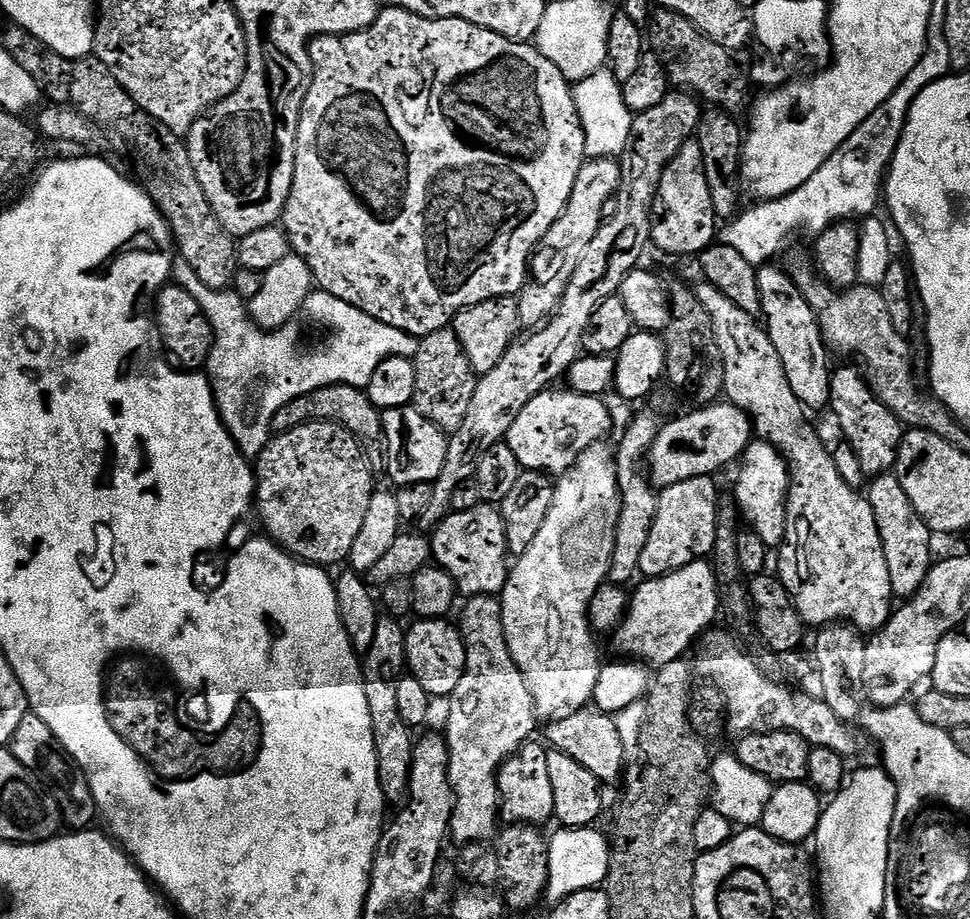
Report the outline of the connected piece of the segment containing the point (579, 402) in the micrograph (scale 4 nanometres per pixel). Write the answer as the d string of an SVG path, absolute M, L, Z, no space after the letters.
M547 390L532 397L515 418L506 437L514 458L518 458L521 469L529 472L563 474L569 472L578 458L595 444L605 439L612 416L599 396L587 396L581 392Z

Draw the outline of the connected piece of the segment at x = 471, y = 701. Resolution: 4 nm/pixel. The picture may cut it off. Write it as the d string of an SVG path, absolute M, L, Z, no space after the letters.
M489 594L487 596L474 596L467 601L468 605L464 608L464 613L458 619L458 627L461 636L464 637L464 647L468 649L468 658L466 666L464 667L464 677L462 682L458 682L456 691L450 697L452 709L448 712L448 732L446 731L446 739L448 741L448 779L452 781L452 791L456 793L456 809L452 812L452 826L450 829L453 837L457 836L460 842L469 841L487 841L489 838L495 837L498 832L498 823L501 819L500 806L502 803L502 784L498 777L501 775L504 763L510 759L512 755L520 748L522 744L527 744L533 739L532 731L538 725L538 717L536 715L536 707L530 698L530 690L526 686L524 676L518 670L518 666L514 662L514 658L508 649L506 642L506 634L502 626L502 606L499 599L495 595Z

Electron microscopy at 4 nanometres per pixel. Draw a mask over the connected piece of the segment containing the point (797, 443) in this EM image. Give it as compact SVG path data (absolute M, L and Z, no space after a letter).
M700 282L694 288L698 302L706 306L706 314L710 314L710 322L714 322L714 338L718 350L722 354L724 367L723 395L727 403L738 406L748 413L755 435L767 440L788 461L790 483L788 486L788 529L783 544L779 545L780 569L778 575L792 595L805 625L823 626L837 622L851 622L861 630L879 630L888 623L890 607L888 600L893 599L890 570L886 570L886 554L882 550L882 538L878 530L878 522L874 518L874 510L870 506L867 495L846 484L842 475L835 469L832 452L812 433L812 428L804 424L806 409L799 398L790 390L790 382L786 382L786 370L782 370L782 358L778 358L778 350L774 350L774 342L770 342L768 329L753 313L742 310L722 290L718 290L707 282Z

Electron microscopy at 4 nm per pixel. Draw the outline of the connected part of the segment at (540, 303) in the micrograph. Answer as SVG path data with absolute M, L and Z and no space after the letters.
M592 158L580 167L580 173L574 182L574 190L563 214L554 222L552 229L542 237L540 247L534 253L535 263L544 264L547 260L552 261L545 266L544 272L538 273L537 276L535 273L534 280L540 283L536 292L525 290L520 293L518 303L521 321L528 323L529 320L534 324L532 326L539 325L549 315L550 310L557 307L570 277L569 269L564 269L564 260L569 260L569 265L575 266L587 251L591 240L598 234L601 224L606 220L604 207L608 204L608 208L613 203L620 189L621 177L622 164L616 158Z

